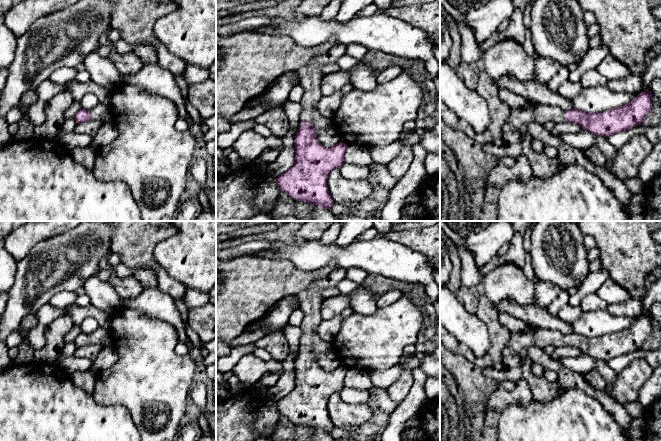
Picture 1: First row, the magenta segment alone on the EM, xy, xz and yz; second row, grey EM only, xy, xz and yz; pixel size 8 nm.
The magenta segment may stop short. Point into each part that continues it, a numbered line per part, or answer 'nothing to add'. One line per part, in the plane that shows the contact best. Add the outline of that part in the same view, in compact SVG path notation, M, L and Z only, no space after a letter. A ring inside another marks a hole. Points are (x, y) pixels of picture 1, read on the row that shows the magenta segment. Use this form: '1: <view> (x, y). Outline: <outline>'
1: xz (310, 76). Outline: M336 43L328 52L317 56L309 63L298 69L300 85L304 94L299 102L302 106L300 122L309 122L316 133L321 131L332 131L332 120L322 116L315 106L322 97L320 85L322 82L321 69L326 64L336 63L337 60L346 54L346 45Z

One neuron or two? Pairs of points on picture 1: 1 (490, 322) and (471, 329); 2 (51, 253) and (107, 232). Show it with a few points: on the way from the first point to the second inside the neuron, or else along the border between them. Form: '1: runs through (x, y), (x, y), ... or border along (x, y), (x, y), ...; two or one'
1: border along (475, 314), (486, 327), (490, 347); two
2: runs through (65, 253), (76, 253), (93, 237); one

